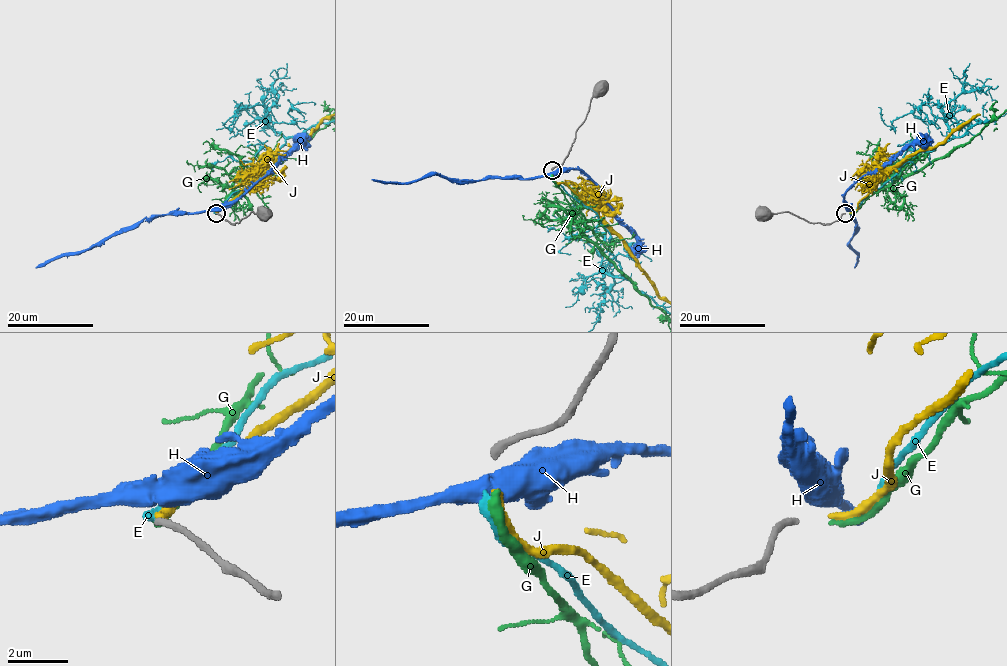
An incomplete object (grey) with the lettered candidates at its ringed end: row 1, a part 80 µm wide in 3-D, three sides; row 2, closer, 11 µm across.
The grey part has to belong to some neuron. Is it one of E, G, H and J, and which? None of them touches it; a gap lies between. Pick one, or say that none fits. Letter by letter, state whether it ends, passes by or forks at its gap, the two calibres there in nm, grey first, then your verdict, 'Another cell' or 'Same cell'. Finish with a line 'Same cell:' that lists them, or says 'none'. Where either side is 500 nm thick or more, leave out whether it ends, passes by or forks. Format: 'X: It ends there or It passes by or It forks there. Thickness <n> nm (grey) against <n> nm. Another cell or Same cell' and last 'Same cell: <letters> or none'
E: It ends there. Thickness 240 nm (grey) against 280 nm. Same cell
G: It ends there. Thickness 240 nm (grey) against 280 nm. Another cell
H: Thickness 240 nm (grey) against 750 nm. Another cell
J: It ends there. Thickness 240 nm (grey) against 240 nm. Another cell
Same cell: E

